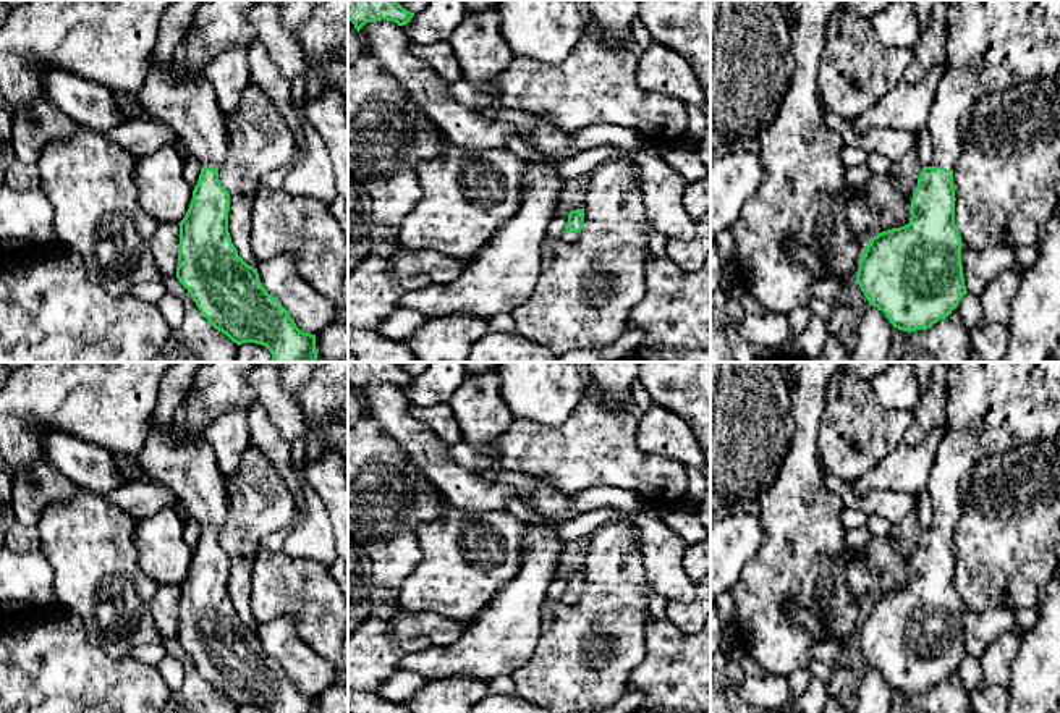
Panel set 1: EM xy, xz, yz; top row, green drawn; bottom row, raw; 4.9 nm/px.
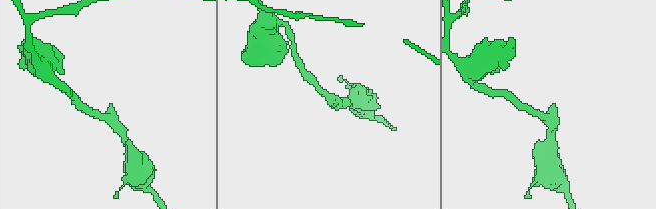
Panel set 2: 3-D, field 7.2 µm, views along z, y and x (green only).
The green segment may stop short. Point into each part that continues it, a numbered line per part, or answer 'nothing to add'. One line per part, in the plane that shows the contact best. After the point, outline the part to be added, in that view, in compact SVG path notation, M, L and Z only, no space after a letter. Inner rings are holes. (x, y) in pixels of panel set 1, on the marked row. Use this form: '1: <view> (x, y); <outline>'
1: yz (992, 44); M953 0L947 11L947 27L947 68L926 129L932 139L932 165L953 170L963 149L963 116L974 102L992 91L1008 91L1036 78L1055 78L1060 68L1060 0Z

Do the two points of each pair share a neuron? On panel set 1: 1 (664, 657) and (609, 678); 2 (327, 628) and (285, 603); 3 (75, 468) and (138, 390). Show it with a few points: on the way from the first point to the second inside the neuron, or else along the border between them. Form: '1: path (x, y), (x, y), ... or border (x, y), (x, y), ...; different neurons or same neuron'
1: border (644, 631), (644, 658), (631, 673), (625, 692); different neurons
2: path (318, 618), (303, 603), (295, 603); same neuron
3: border (59, 430), (97, 443), (117, 458); different neurons

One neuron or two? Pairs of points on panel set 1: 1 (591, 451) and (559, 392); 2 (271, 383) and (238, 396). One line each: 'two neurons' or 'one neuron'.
1: two neurons
2: two neurons

